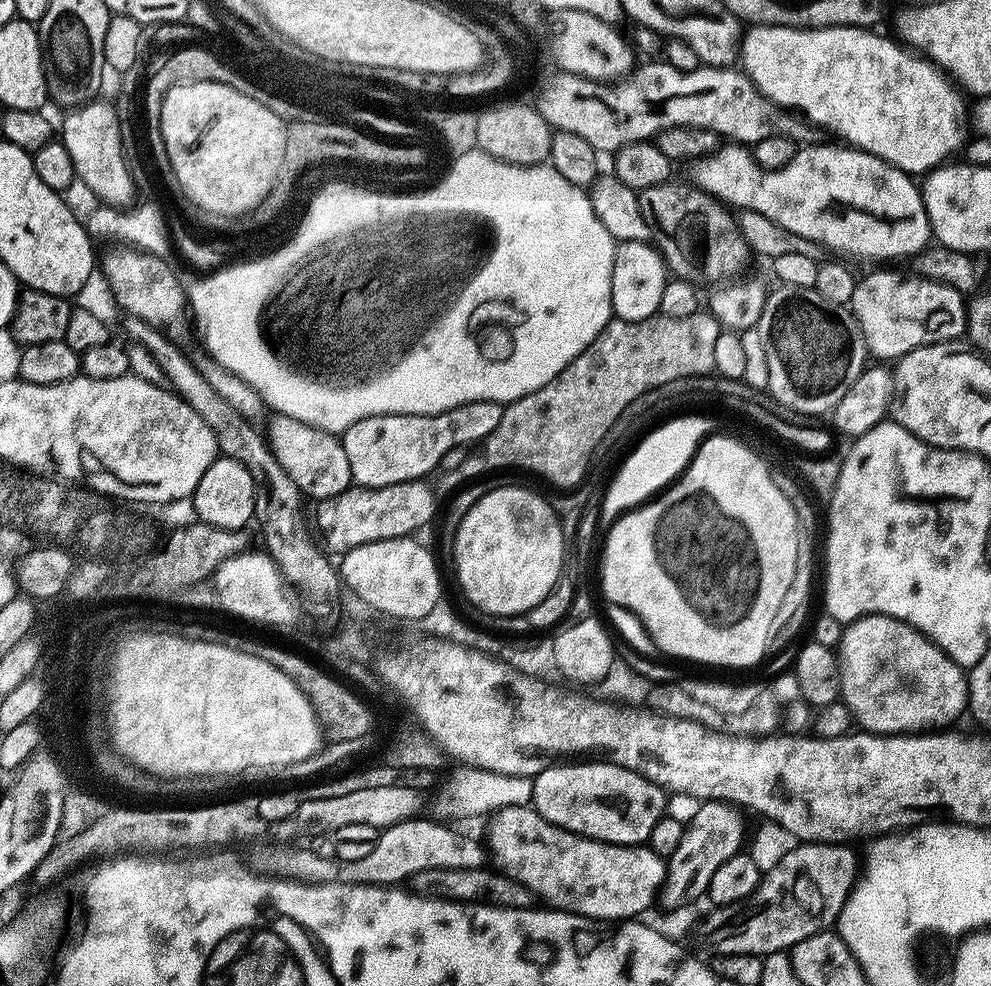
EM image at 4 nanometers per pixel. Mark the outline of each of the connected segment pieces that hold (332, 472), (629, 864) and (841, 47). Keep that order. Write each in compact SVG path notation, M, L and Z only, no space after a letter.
M273 415L272 436L270 447L276 461L294 478L301 493L313 501L331 500L343 492L353 483L350 462L346 458L343 443L335 435L313 429L308 425L298 423L288 416Z
M535 807L501 808L491 817L492 829L488 832L487 847L490 856L496 859L495 867L510 878L522 882L535 897L545 900L553 909L587 916L597 922L628 922L639 912L644 912L652 903L656 904L660 889L664 885L665 861L647 846L625 846L605 844L602 840L591 840L568 832L540 817Z
M758 24L749 27L743 33L738 44L738 60L741 65L744 63L742 71L755 84L757 92L761 92L767 100L771 100L773 105L780 107L781 104L784 110L797 108L802 115L809 116L818 127L825 128L826 131L833 132L836 136L841 136L844 139L841 141L845 145L858 148L862 152L868 152L871 156L877 156L879 160L884 160L887 164L892 164L895 168L900 168L909 174L932 172L933 169L939 168L949 158L955 157L952 155L964 144L964 124L960 121L961 89L931 59L909 50L903 43L897 42L895 44L894 41L879 36L876 30L862 28L781 28L771 24Z

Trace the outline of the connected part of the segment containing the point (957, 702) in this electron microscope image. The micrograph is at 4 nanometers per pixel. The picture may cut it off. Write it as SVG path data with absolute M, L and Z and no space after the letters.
M862 616L845 627L838 649L840 661L840 694L852 709L855 723L863 731L894 736L920 734L937 726L948 726L951 720L965 715L968 708L968 676L927 636L892 616Z

